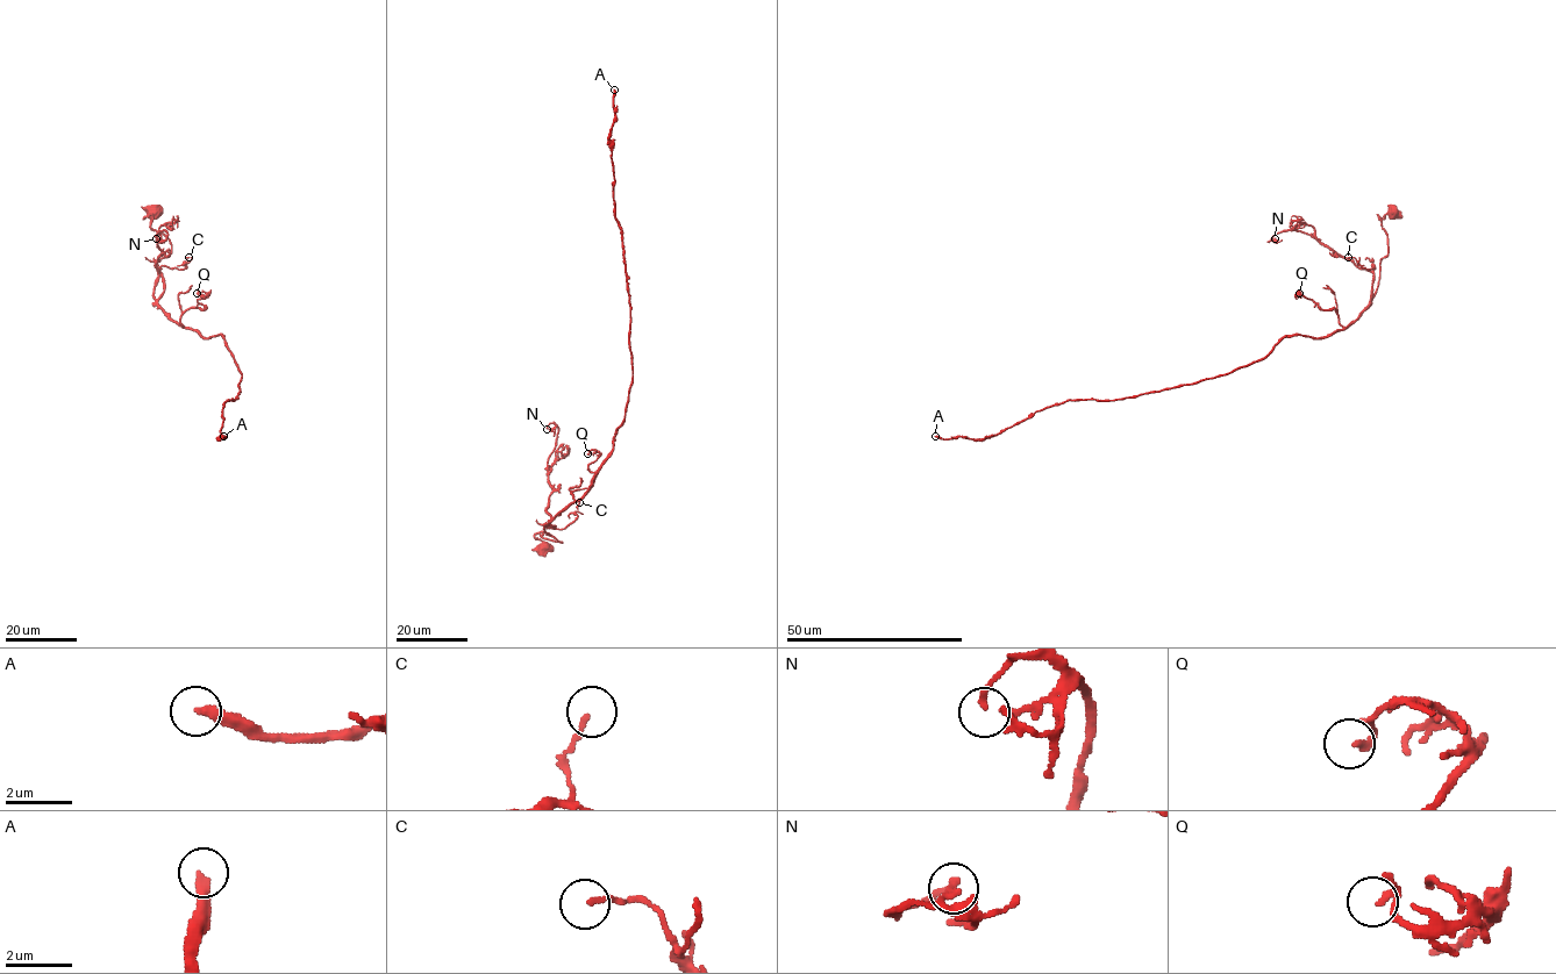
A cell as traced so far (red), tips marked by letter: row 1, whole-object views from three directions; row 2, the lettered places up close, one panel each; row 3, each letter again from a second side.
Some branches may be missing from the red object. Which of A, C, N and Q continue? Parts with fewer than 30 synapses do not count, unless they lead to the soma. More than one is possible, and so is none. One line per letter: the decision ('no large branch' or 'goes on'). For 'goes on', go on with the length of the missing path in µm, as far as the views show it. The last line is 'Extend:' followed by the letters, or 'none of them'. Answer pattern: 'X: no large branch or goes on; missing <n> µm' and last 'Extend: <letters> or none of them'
A: goes on; missing 190 µm
C: no large branch
N: no large branch
Q: no large branch
Extend: A

